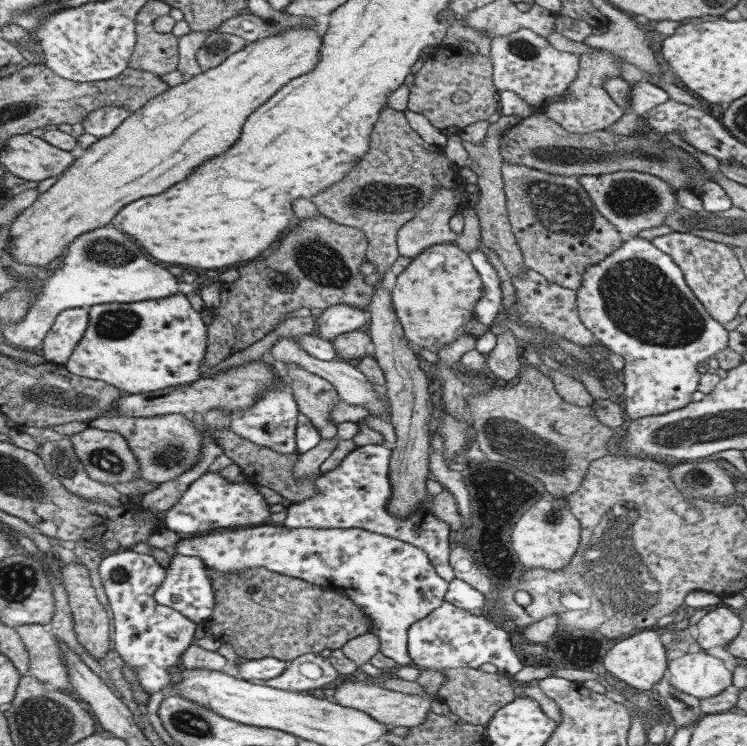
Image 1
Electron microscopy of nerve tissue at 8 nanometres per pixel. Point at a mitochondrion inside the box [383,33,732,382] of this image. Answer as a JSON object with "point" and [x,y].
{"point":[640,298]}

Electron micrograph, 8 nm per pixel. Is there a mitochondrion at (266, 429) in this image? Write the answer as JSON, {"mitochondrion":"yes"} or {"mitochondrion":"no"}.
{"mitochondrion":"yes"}

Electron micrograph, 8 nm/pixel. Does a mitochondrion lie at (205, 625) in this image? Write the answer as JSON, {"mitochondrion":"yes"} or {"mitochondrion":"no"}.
{"mitochondrion":"no"}

